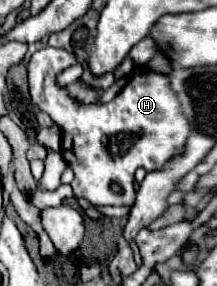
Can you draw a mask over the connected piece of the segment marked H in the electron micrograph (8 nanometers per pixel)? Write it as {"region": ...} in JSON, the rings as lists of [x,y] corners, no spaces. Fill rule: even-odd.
{"region":[[[43,47],[35,51],[27,65],[31,99],[61,129],[61,155],[75,173],[71,183],[75,197],[83,197],[93,205],[133,205],[135,171],[139,167],[159,171],[171,157],[183,153],[189,123],[179,97],[171,91],[167,75],[145,69],[133,73],[113,101],[85,105],[57,83],[57,75],[75,63],[75,53],[65,49]]]}

